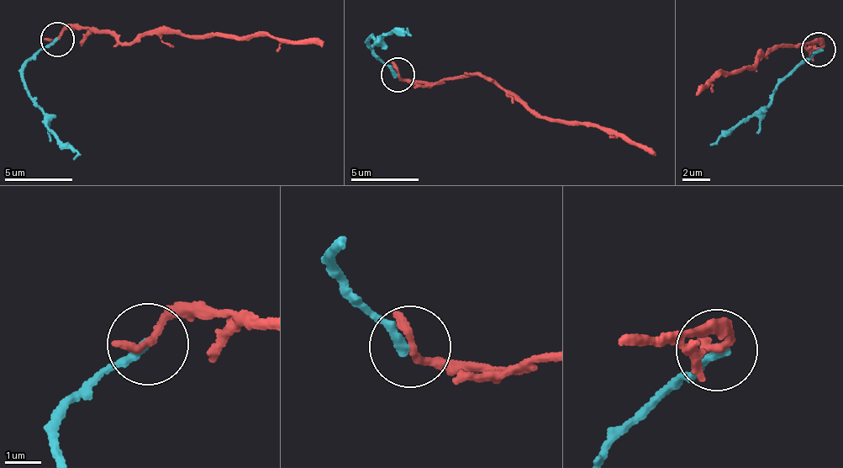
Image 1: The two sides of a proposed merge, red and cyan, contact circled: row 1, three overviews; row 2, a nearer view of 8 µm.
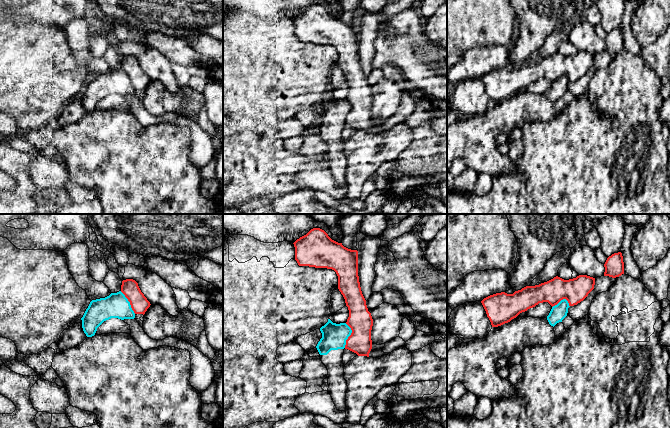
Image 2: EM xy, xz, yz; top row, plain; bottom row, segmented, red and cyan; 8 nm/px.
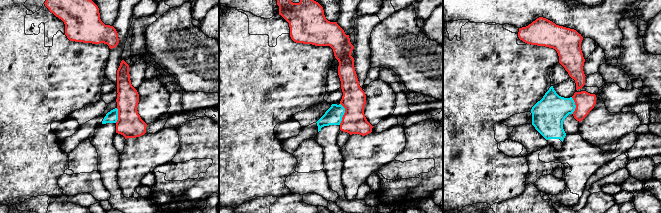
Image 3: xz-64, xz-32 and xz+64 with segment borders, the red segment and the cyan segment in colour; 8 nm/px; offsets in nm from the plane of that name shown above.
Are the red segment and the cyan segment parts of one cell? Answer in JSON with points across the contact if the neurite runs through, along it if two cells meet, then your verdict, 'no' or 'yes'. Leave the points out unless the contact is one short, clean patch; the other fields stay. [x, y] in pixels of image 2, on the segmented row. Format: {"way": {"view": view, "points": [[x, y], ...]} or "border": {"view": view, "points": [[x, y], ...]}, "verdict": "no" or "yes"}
{"border": {"view": "xz", "points": [[346, 323], [351, 330], [351, 334], [346, 340], [344, 347]]}, "verdict": "no"}

